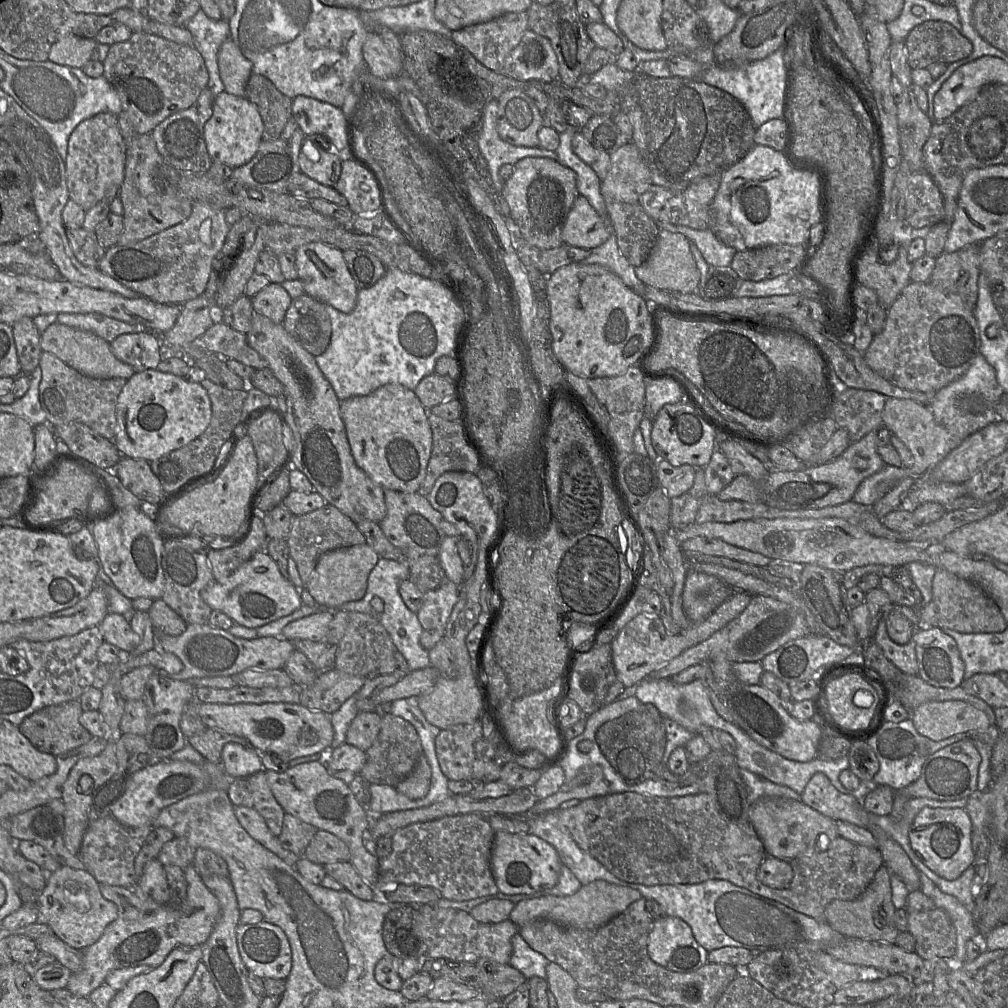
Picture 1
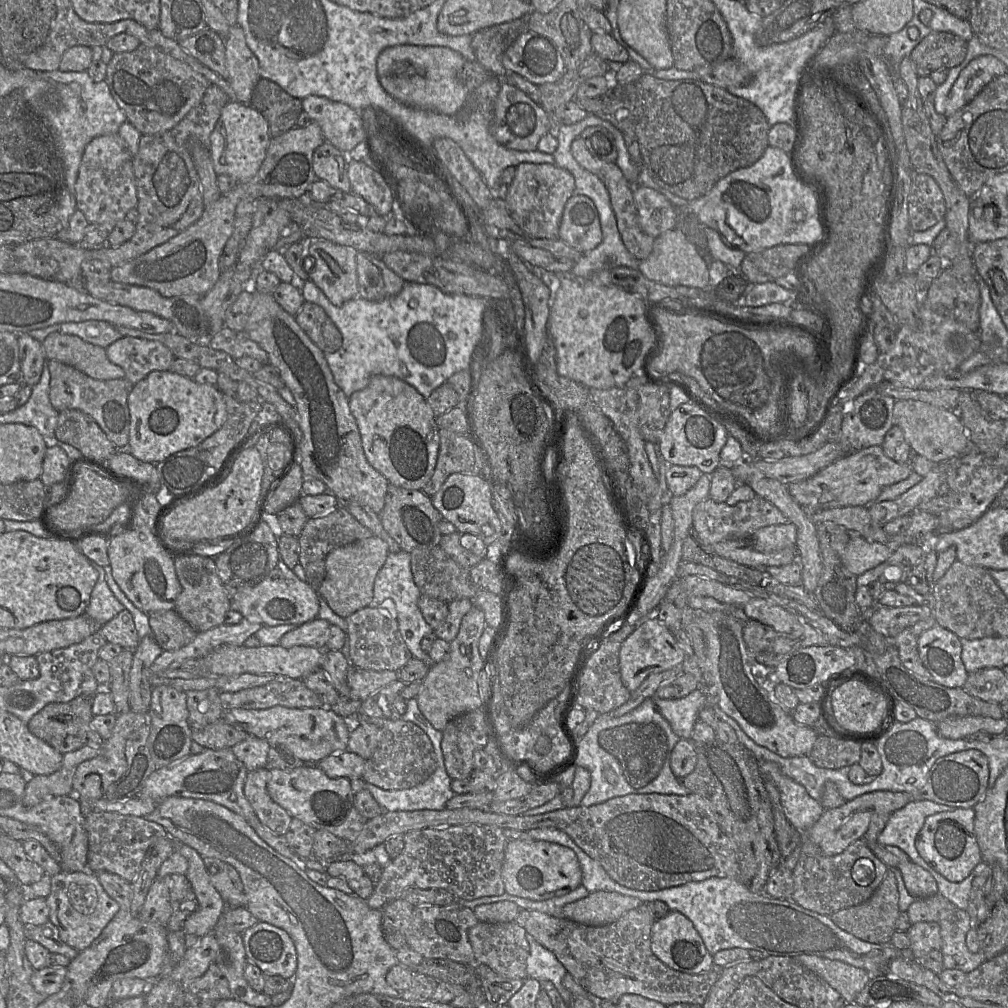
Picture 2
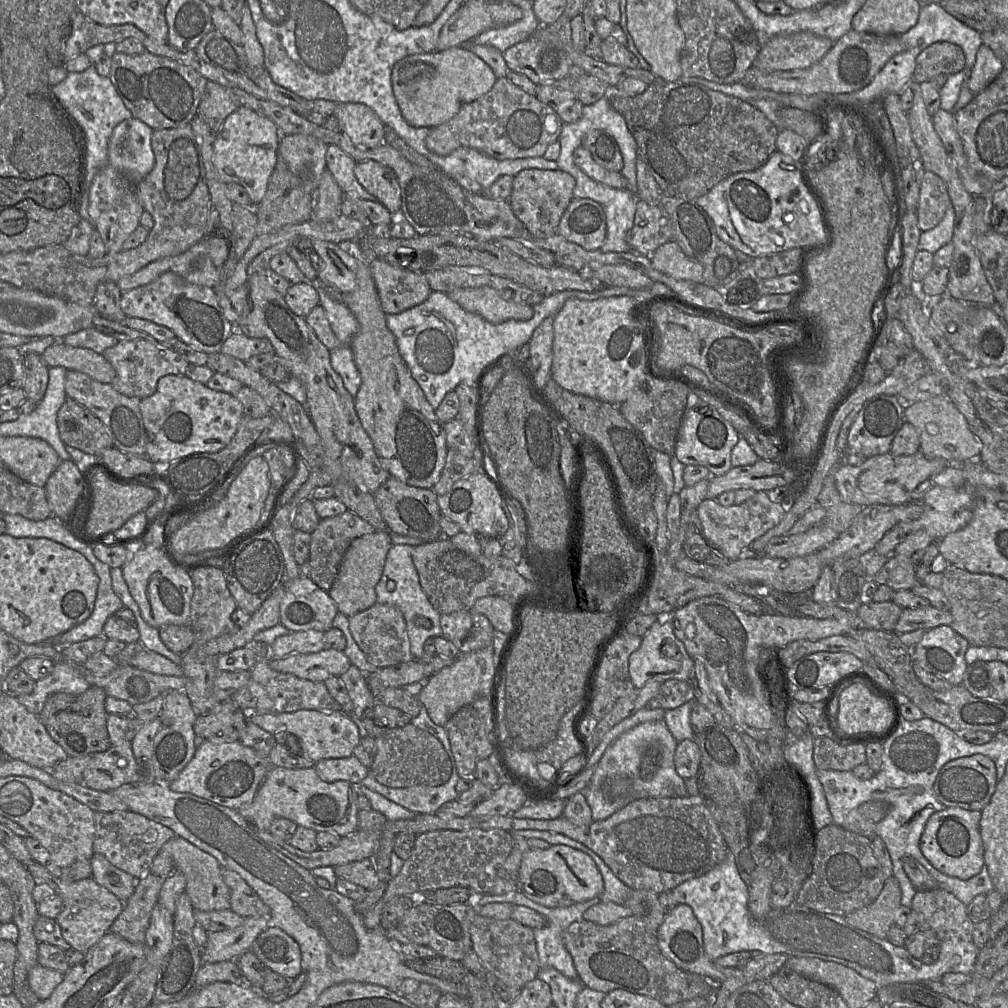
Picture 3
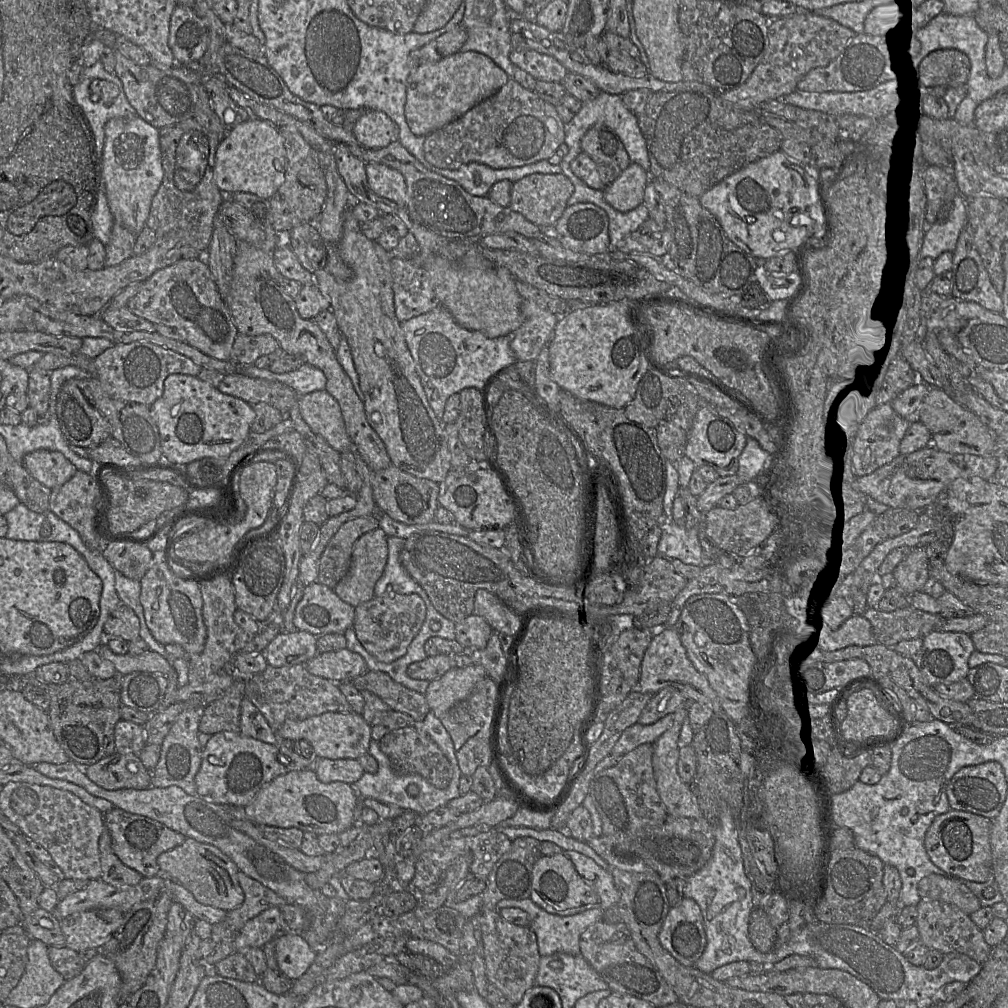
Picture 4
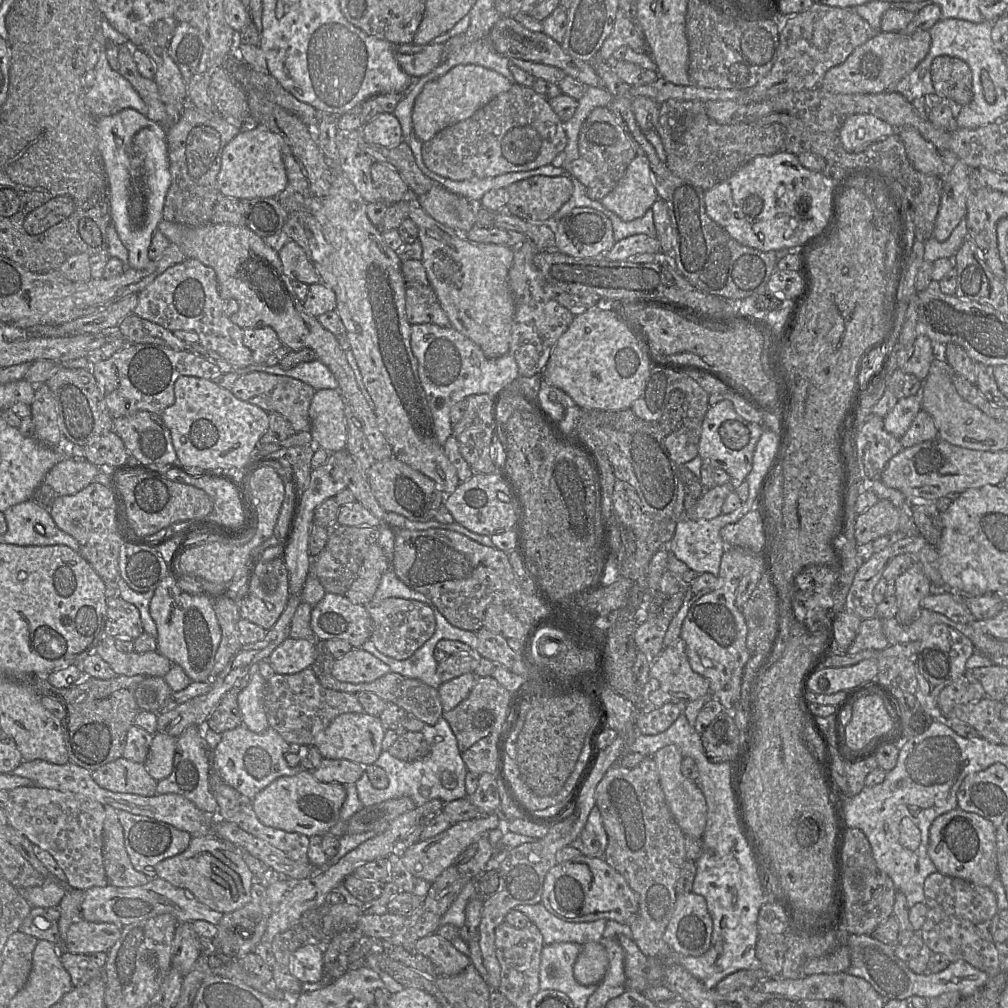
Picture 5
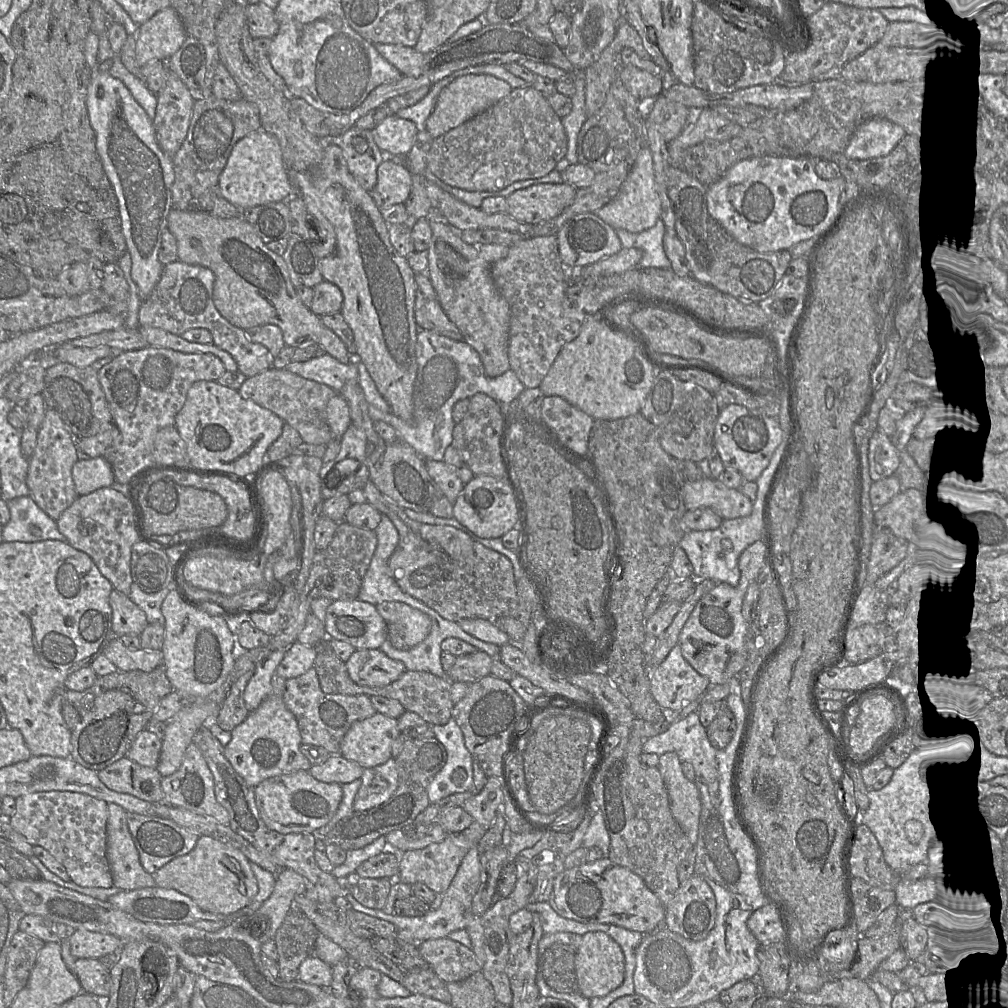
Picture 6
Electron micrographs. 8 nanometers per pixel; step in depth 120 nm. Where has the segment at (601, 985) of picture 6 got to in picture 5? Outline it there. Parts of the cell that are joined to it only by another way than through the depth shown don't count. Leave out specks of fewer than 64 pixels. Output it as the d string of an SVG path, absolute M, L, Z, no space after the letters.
M587 942L574 964L574 976L582 985L598 985L609 965L608 955L601 942Z

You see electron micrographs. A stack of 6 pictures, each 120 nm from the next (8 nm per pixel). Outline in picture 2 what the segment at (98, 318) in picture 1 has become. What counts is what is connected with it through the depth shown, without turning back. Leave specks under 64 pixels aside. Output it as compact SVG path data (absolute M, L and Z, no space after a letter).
M102 320L65 322L59 325L59 332L76 335L86 342L103 348L107 348L110 344L123 337L116 326Z

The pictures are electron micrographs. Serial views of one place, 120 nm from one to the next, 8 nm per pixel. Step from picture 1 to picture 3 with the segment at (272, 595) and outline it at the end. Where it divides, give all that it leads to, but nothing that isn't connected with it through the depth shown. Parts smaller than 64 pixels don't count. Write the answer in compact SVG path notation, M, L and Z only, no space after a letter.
M309 577L288 580L280 603L280 623L290 631L328 631L339 612L328 591L319 588Z

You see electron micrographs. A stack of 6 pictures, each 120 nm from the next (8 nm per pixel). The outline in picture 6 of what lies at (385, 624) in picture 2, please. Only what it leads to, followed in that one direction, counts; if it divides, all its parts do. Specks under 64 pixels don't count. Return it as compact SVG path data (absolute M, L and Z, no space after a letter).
M385 601L375 605L387 625L387 640L399 650L421 643L430 633L432 622L424 612L403 602Z

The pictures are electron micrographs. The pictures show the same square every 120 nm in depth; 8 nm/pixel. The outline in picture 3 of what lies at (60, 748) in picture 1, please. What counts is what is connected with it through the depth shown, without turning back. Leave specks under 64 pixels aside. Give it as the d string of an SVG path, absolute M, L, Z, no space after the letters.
M90 686L80 695L53 693L47 698L39 718L52 739L69 757L93 755L106 751L111 746L107 731L106 698L104 689L97 686Z

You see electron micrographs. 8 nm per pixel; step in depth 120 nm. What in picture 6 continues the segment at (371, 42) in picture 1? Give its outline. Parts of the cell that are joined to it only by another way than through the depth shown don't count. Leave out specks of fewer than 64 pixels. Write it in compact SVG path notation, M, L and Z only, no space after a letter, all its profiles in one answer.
M469 74L454 79L439 93L425 129L433 139L462 125L509 95L512 87L504 80L487 74Z

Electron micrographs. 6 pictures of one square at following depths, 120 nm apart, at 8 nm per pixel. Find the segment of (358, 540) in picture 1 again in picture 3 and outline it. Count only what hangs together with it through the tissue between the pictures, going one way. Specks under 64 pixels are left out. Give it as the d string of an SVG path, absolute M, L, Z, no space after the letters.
M349 510L334 517L320 519L316 529L310 533L309 578L319 588L329 591L338 574L343 557L352 541L375 531L377 530L370 523Z

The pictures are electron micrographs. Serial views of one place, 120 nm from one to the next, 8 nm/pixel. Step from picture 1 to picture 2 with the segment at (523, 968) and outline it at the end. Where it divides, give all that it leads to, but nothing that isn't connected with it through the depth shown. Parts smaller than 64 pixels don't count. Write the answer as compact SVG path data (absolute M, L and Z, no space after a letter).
M528 933L527 940L530 945L530 953L526 963L527 978L551 981L565 1003L569 1005L571 993L563 985L563 978L568 971L553 952L542 946Z

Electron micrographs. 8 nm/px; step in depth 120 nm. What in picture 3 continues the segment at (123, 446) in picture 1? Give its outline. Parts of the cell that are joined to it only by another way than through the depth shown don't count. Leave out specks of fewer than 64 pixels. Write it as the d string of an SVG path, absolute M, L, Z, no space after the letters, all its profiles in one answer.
M185 375L161 377L156 392L141 399L139 407L148 435L146 457L163 464L193 453L222 450L245 415L242 403L234 395L213 390Z

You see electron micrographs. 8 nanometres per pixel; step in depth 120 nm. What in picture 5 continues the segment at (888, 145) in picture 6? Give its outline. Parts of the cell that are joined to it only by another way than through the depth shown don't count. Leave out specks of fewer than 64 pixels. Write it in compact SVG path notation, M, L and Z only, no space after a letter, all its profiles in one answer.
M870 114L849 116L837 132L843 148L858 153L870 144L897 133L897 128Z

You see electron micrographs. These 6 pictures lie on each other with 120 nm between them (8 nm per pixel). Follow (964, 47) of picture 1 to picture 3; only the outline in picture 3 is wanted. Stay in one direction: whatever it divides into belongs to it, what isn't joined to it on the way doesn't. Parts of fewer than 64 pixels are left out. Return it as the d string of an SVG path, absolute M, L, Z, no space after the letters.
M947 41L935 42L923 49L916 58L913 80L931 81L941 74L956 74L966 67L963 48Z

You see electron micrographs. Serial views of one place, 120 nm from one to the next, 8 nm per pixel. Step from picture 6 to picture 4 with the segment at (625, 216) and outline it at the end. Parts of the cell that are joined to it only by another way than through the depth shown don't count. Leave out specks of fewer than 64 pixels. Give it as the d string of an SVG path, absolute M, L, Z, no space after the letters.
M630 163L604 188L604 199L615 210L629 212L643 203L644 190L650 179L648 171L638 164Z

